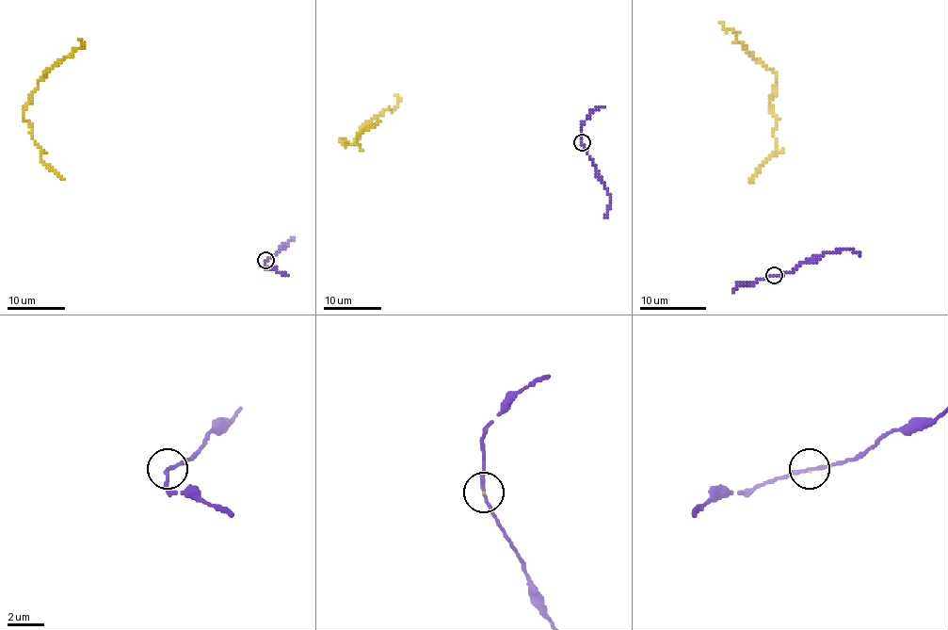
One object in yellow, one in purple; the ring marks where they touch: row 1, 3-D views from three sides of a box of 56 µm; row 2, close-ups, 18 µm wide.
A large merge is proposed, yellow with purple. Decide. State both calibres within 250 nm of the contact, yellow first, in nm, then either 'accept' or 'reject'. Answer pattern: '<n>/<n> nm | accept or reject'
50/190 nm | accept

